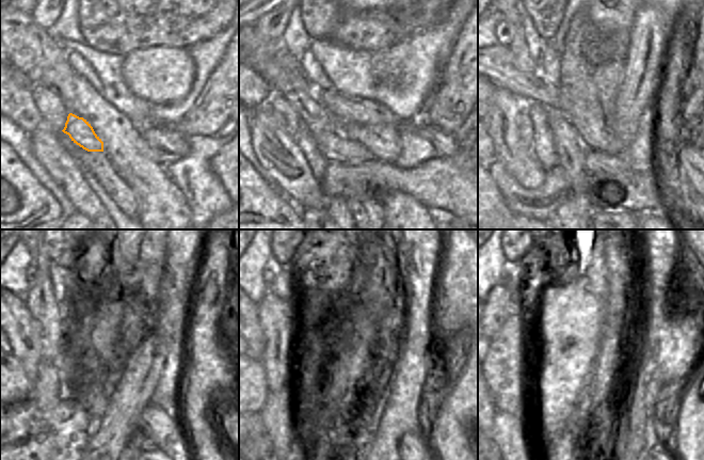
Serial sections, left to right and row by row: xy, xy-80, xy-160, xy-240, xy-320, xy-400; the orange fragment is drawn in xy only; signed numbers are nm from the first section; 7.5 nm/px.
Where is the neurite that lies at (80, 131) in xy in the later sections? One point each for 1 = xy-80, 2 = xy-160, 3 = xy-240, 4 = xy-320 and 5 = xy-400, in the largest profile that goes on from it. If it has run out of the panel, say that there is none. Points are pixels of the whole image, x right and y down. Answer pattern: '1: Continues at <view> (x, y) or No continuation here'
1: Continues at xy-80 (335, 147)
2: Continues at xy-160 (643, 195)
3: Continues at xy-240 (171, 442)
4: Continues at xy-320 (411, 446)
5: Continues at xy-400 (659, 446).

